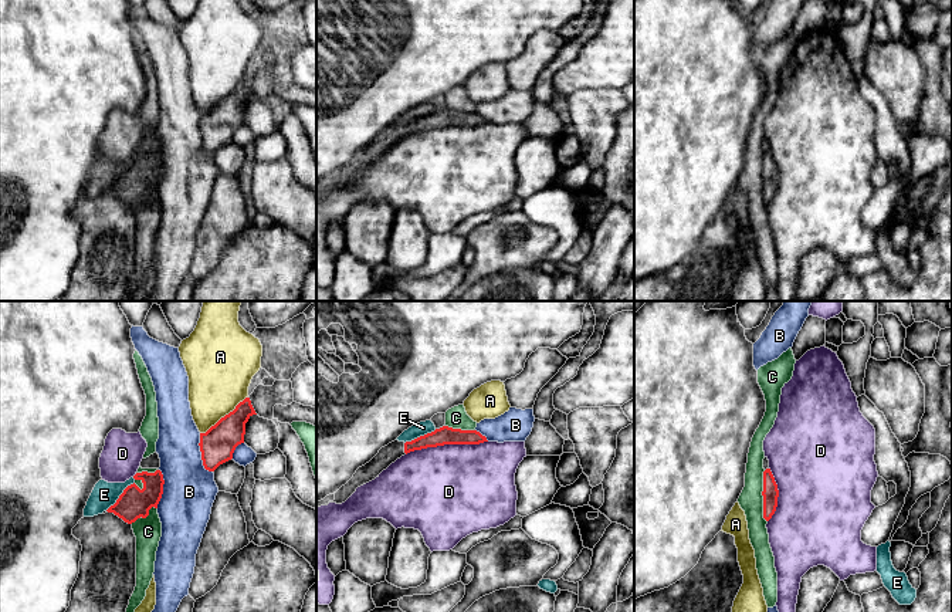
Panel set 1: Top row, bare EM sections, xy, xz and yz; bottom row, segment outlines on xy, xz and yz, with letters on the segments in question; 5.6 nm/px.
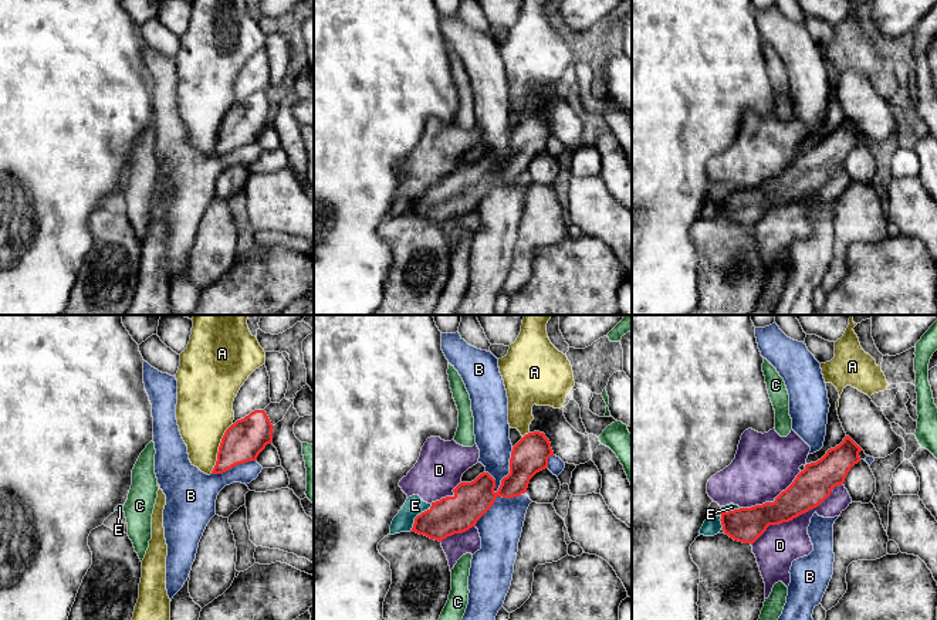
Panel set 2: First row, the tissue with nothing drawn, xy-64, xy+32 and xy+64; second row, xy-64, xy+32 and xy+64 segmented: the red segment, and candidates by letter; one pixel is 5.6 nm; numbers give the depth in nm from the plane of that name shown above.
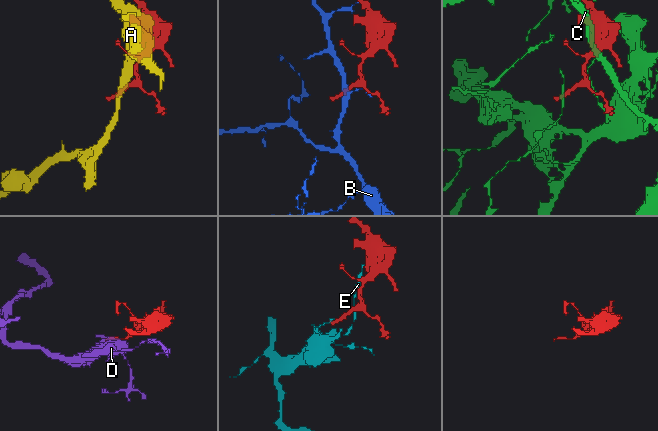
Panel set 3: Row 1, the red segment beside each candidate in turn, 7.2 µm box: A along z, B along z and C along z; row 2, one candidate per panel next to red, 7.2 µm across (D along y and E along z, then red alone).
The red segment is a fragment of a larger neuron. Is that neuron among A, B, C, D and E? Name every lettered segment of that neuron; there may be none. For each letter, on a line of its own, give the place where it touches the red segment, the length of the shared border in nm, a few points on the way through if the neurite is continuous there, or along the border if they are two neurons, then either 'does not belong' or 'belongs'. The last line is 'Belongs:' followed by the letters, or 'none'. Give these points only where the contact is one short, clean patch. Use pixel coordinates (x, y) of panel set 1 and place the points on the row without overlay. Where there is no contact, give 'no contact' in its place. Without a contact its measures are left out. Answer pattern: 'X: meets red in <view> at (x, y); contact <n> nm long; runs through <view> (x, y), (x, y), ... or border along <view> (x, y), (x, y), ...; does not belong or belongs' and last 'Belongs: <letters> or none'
A: meets red in xy at (224, 98); contact 340 nm long; does not belong
B: meets red in xy at (202, 137); contact 240 nm long; does not belong
C: meets red in yz at (762, 176); contact 300 nm long; does not belong
D: meets red in xz at (446, 125); contact 480 nm long; does not belong
E: meets red in xy at (119, 178); contact 240 nm long; border along xy (134, 164), (105, 192); does not belong
Belongs: none

